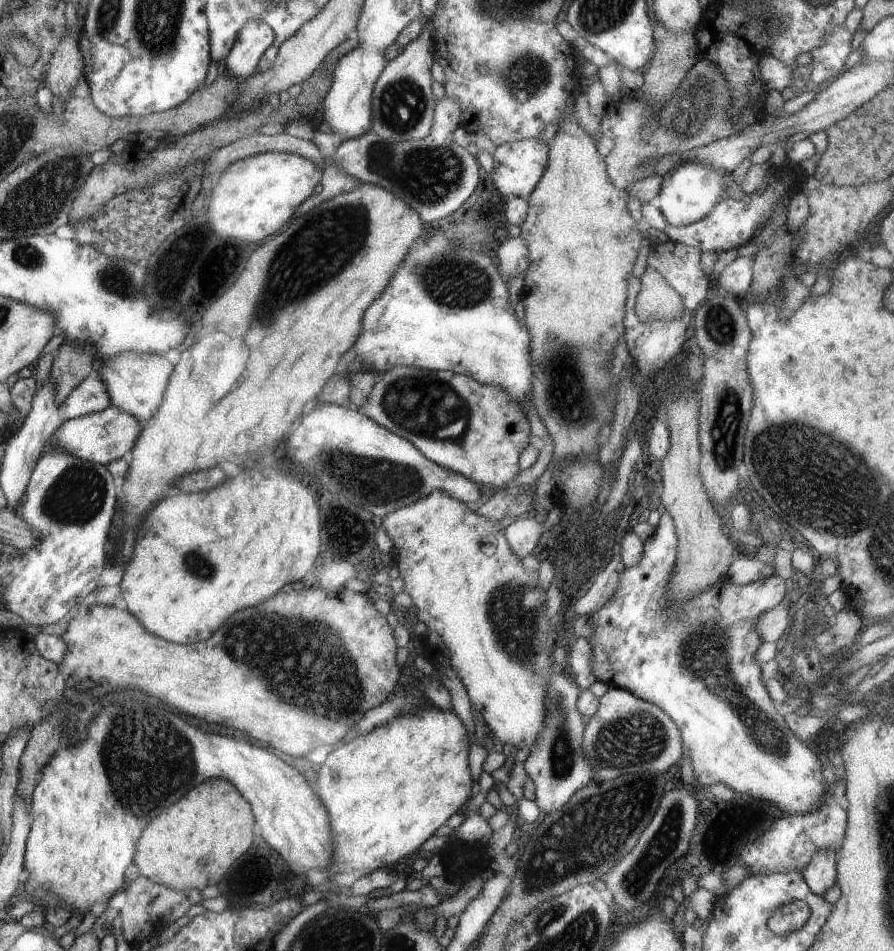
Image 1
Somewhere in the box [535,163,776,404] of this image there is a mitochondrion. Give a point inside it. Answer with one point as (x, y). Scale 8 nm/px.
(720, 326)

